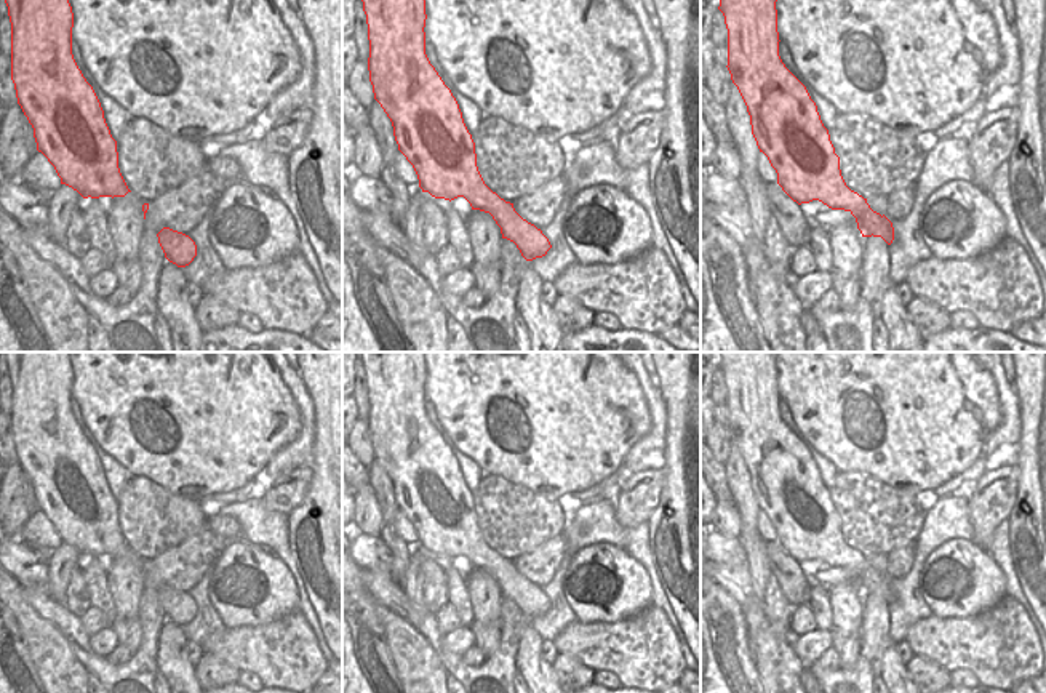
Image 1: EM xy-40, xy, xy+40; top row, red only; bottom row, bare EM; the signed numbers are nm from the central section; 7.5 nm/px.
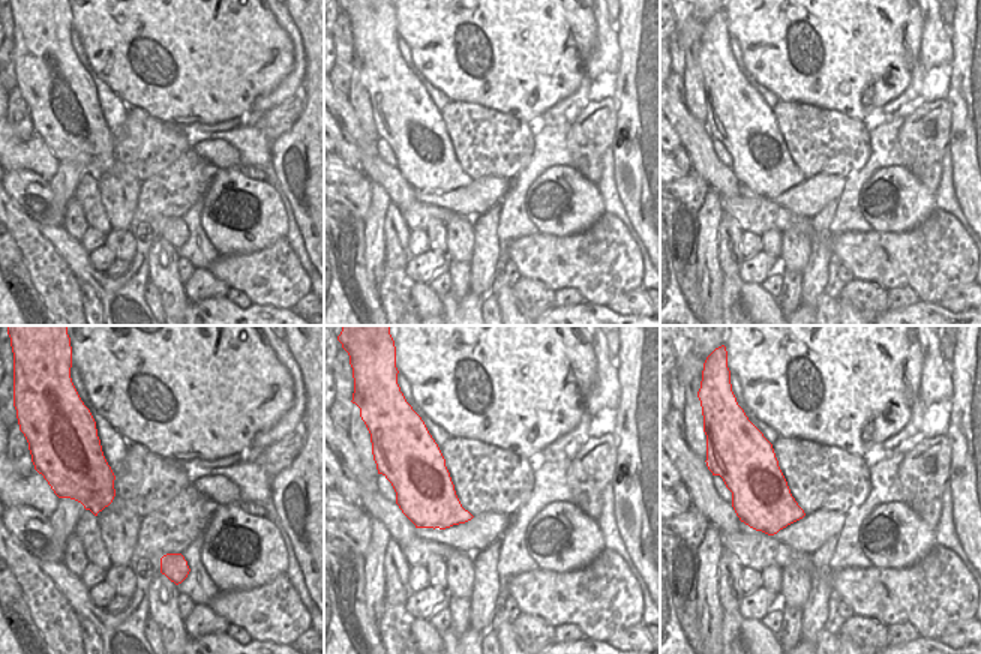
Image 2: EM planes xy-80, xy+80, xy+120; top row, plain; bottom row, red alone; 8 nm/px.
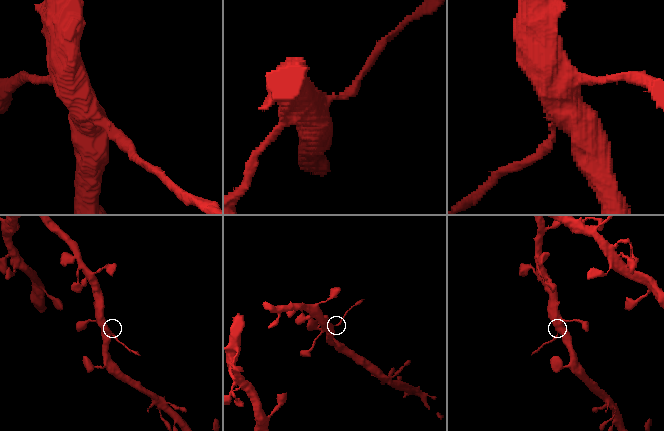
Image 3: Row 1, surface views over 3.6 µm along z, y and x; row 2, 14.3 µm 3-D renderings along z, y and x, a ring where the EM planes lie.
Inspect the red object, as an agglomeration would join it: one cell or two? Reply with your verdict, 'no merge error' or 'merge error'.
merge error

